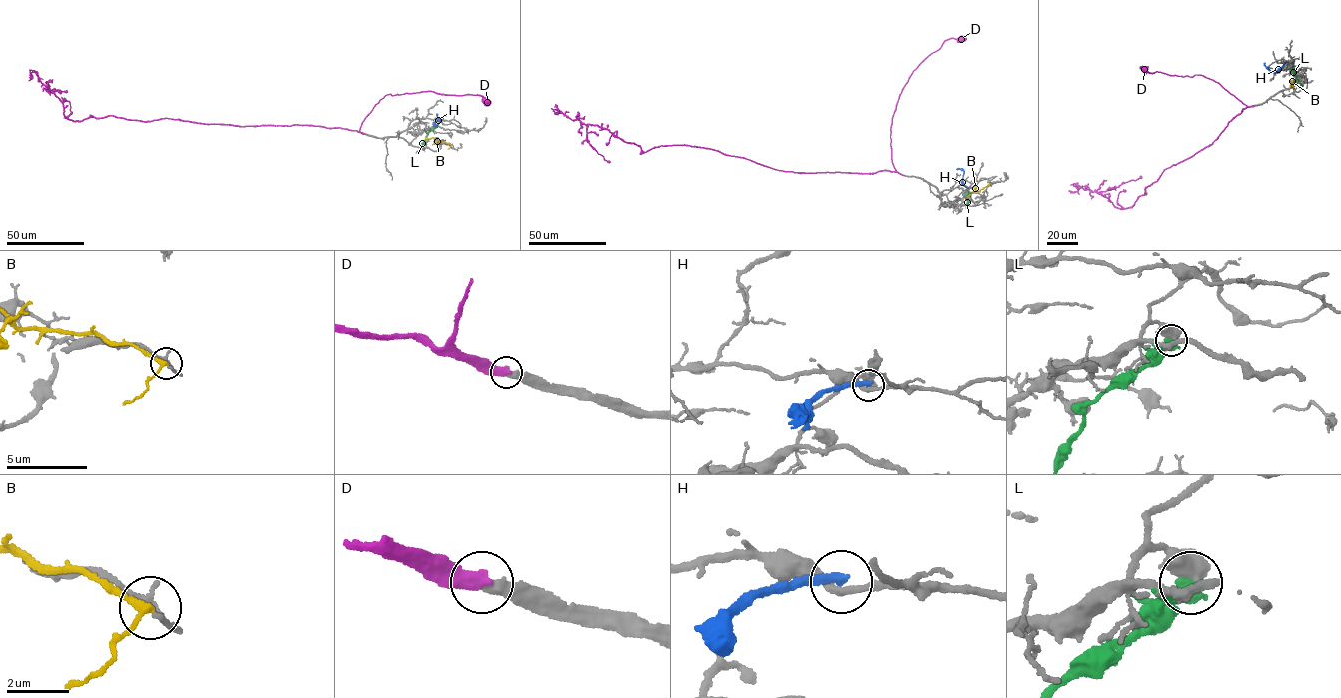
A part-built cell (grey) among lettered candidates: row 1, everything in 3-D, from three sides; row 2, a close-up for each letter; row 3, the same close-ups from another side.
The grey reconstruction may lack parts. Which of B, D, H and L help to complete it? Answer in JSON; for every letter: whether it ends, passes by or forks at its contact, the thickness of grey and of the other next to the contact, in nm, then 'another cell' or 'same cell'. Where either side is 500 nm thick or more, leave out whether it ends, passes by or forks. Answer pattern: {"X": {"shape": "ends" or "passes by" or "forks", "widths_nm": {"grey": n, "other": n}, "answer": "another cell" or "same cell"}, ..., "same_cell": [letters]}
{"B": {"shape": "passes by", "widths_nm": {"grey": 140, "other": 220}, "answer": "another cell"}, "D": {"shape": "ends", "widths_nm": {"grey": 320, "other": 400}, "answer": "same cell"}, "H": {"shape": "ends", "widths_nm": {"grey": 280, "other": 320}, "answer": "another cell"}, "L": {"widths_nm": {"grey": 650, "other": 550}, "answer": "another cell"}, "same_cell": ["D"]}

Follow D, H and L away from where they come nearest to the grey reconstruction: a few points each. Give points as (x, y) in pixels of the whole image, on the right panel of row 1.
D: (1254, 106), (1241, 110), (1212, 143), (1164, 170), (1130, 207), (1119, 209), (1076, 184), (1077, 191), (1068, 190)
H: (1286, 62), (1274, 72), (1264, 62)
L: (1293, 67), (1294, 76), (1301, 87)

